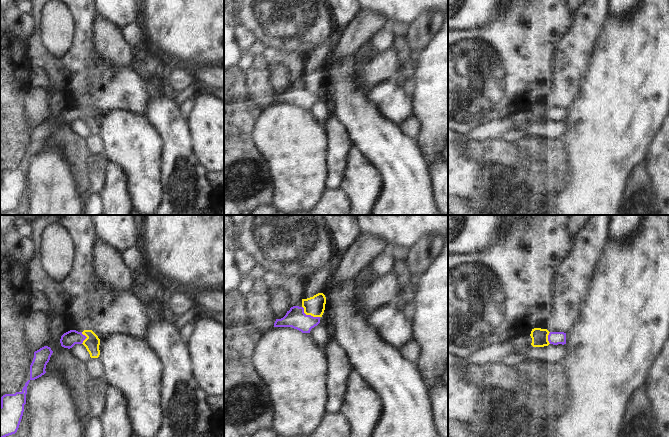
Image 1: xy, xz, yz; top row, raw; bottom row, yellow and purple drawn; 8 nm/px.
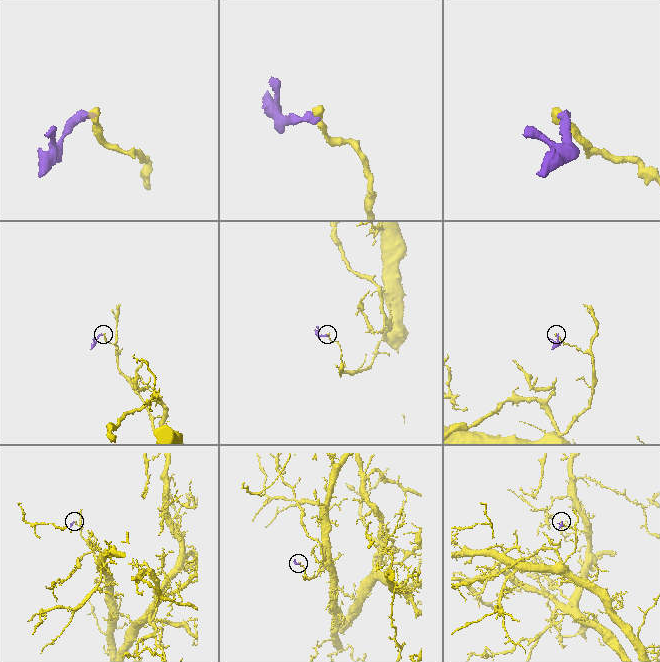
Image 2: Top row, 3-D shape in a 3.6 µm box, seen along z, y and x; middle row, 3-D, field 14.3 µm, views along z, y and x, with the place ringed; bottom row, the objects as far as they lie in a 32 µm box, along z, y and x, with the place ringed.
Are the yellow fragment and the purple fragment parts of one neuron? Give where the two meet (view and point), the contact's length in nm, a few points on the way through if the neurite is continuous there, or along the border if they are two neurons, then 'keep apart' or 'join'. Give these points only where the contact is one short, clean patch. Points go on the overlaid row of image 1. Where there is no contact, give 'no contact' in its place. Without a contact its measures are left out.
meets yellow in xz at (309, 314); contact 170 nm long; border along xz (302, 306), (306, 314), (319, 317); keep apart

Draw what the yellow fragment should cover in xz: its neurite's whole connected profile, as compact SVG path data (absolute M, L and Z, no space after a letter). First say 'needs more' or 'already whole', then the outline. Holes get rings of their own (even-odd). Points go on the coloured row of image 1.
already whole; M318 293L313 297L302 299L302 307L306 315L322 317L326 304L326 297L323 293Z

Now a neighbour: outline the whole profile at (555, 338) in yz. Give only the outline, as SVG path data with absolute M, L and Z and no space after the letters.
M550 332L548 335L548 341L550 344L566 344L566 333L564 332Z

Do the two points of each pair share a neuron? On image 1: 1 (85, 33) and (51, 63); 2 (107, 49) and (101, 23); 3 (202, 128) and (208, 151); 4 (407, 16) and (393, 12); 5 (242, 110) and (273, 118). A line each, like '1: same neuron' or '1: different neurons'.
1: same neuron
2: same neuron
3: same neuron
4: same neuron
5: different neurons

